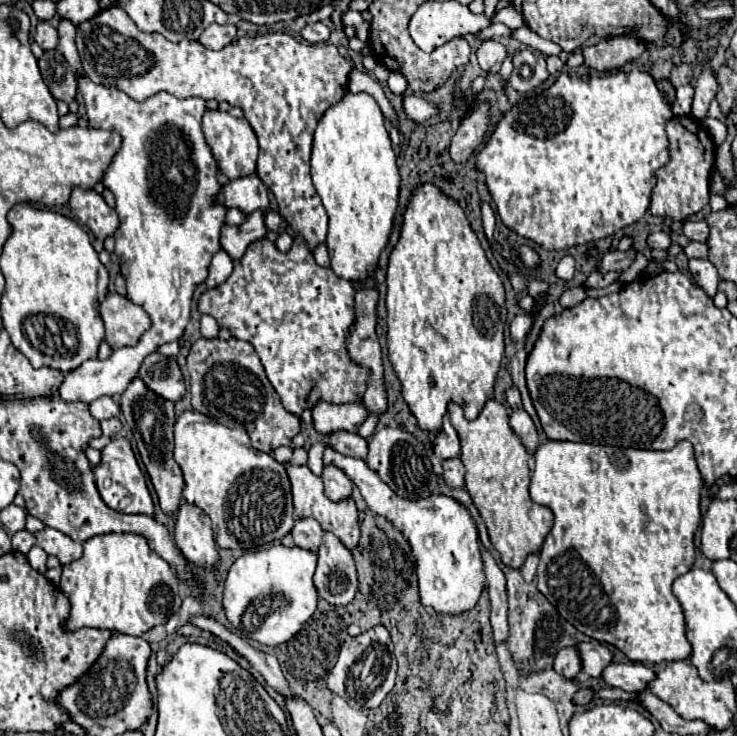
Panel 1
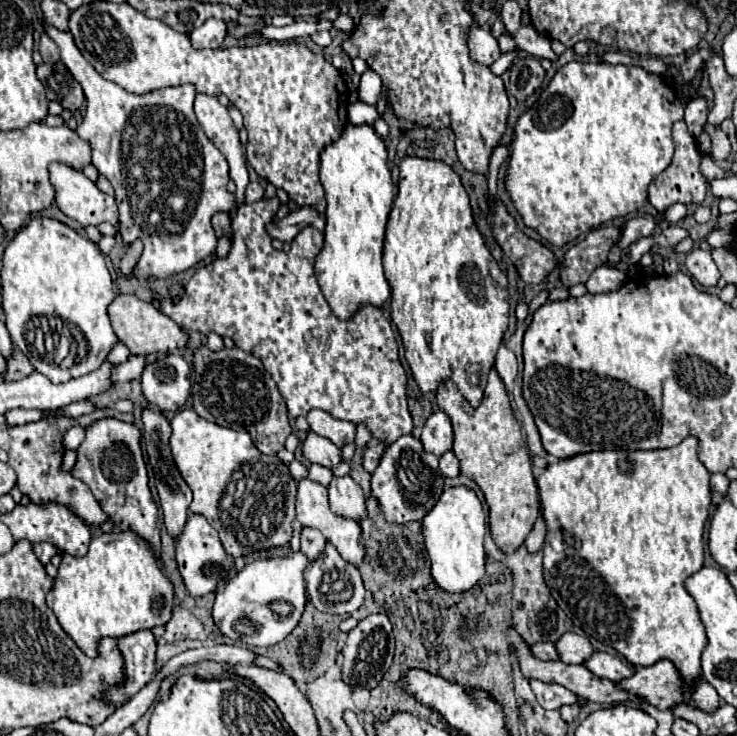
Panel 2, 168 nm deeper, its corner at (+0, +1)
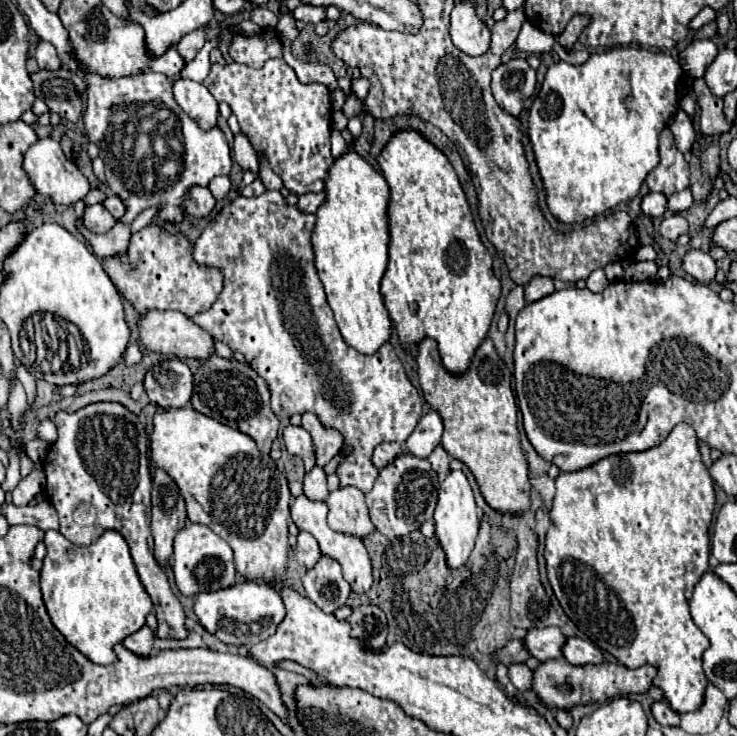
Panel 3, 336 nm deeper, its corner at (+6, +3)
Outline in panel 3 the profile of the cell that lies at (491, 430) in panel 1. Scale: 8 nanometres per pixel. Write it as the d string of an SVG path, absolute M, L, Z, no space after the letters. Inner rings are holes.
M424 338L418 346L418 376L424 400L444 422L444 450L470 468L488 506L502 514L524 514L530 508L530 488L528 462L516 426L518 406L510 386L510 372L496 354L492 340L486 338L480 344L464 376L452 376L442 368L436 342Z

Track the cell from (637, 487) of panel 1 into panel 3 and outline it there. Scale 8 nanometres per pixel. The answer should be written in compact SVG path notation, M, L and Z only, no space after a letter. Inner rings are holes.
M678 424L670 436L644 452L630 452L630 454L612 454L596 464L576 470L576 472L560 472L556 478L556 496L554 504L550 510L550 528L546 532L546 548L544 548L544 558L546 558L546 572L548 572L548 582L554 590L554 596L558 598L560 606L564 608L566 616L578 626L580 632L584 632L598 648L610 652L618 662L622 662L628 668L638 668L642 664L654 664L658 666L658 676L654 684L664 690L664 696L668 704L676 712L696 712L702 704L704 698L704 688L708 684L704 670L702 670L702 654L708 650L708 638L700 632L700 628L694 624L690 616L688 602L692 598L692 588L696 580L708 570L708 558L710 558L710 544L708 544L708 528L712 522L712 510L714 510L714 482L702 462L700 450L698 450L698 440L696 432L688 424Z

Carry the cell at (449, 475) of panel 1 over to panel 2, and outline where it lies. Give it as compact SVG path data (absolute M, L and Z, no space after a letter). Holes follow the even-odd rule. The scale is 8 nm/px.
M452 452L442 454L442 458L440 458L440 472L442 472L444 476L448 476L448 478L458 476L458 474L460 474L460 468L458 468L458 466L460 466L460 464L458 464L458 458L456 458Z

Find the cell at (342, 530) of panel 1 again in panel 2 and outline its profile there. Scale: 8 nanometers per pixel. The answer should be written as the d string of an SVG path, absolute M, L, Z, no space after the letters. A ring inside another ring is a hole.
M302 480L298 482L298 496L296 496L296 518L302 526L308 526L308 528L316 528L324 534L324 538L340 552L340 556L354 564L354 566L360 566L364 562L364 556L366 556L366 544L364 544L364 536L362 536L362 530L360 530L360 524L354 522L354 520L348 520L348 518L342 518L342 516L336 516L330 508L328 508L328 490L324 486L320 486L318 482L312 482L312 480Z

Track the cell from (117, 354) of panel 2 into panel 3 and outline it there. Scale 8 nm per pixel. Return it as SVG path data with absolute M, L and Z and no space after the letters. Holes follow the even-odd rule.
M132 340L132 342L128 344L126 352L124 352L124 362L126 362L128 366L134 366L134 364L138 364L140 360L142 360L142 350L140 350L140 346Z

